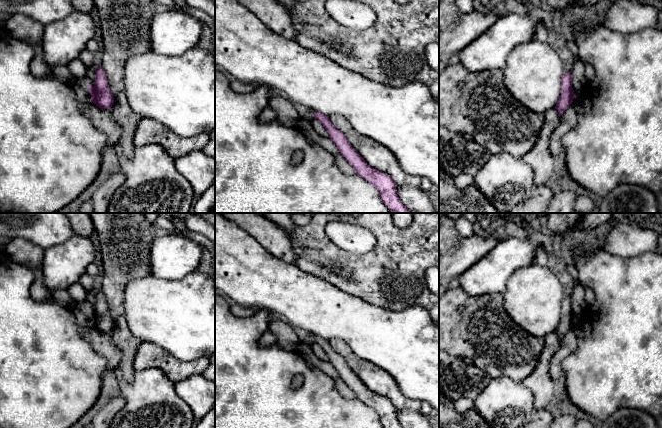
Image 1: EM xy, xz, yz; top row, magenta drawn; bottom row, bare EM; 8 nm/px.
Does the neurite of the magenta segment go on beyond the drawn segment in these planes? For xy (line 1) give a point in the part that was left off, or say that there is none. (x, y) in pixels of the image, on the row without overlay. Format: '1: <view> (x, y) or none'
1: none

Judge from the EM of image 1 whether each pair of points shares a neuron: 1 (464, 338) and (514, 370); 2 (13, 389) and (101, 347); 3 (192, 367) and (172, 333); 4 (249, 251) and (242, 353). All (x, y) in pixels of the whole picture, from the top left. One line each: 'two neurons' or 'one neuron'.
1: one neuron
2: two neurons
3: two neurons
4: two neurons

